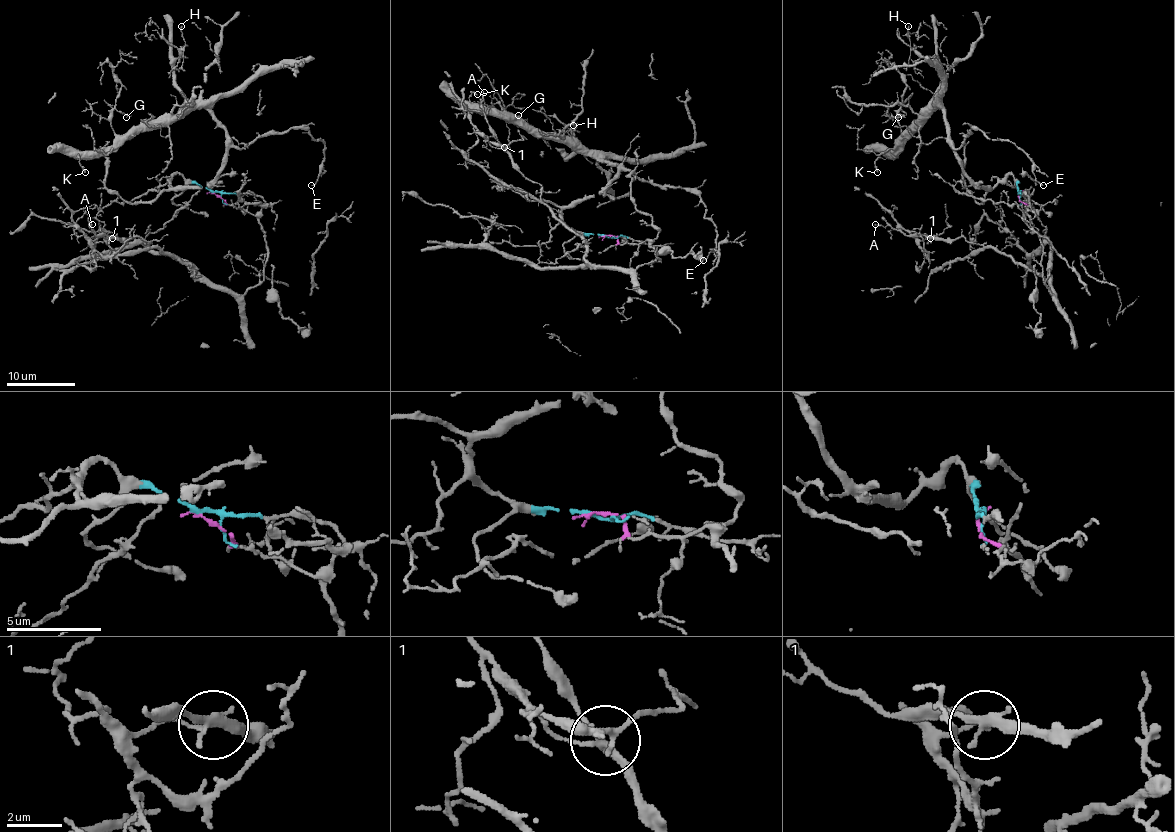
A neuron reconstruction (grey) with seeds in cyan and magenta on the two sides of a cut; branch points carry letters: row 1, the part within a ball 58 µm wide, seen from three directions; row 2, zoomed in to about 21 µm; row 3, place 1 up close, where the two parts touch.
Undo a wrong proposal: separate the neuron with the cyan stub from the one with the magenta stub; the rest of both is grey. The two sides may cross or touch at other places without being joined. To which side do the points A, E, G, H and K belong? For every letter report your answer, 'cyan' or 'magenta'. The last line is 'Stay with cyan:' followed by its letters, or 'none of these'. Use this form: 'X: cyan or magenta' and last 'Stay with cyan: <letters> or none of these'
A: magenta
E: cyan
G: cyan
H: cyan
K: cyan
Stay with cyan: E, G, H, K

